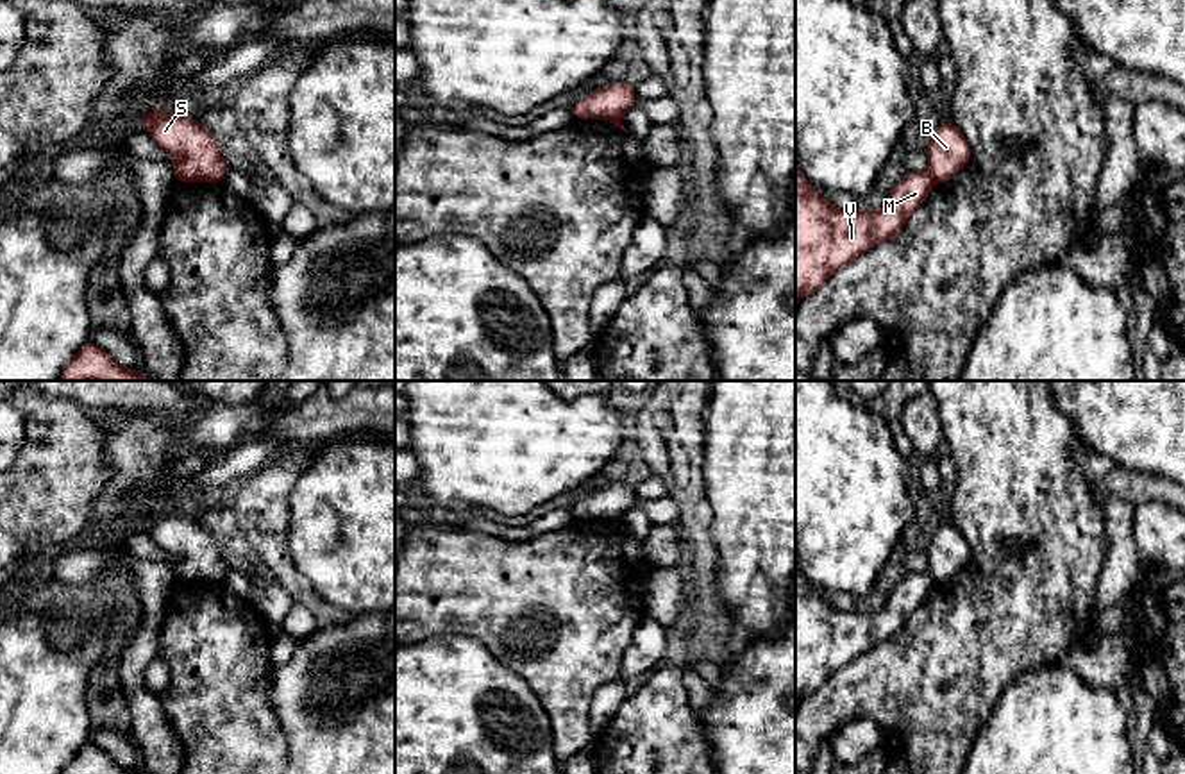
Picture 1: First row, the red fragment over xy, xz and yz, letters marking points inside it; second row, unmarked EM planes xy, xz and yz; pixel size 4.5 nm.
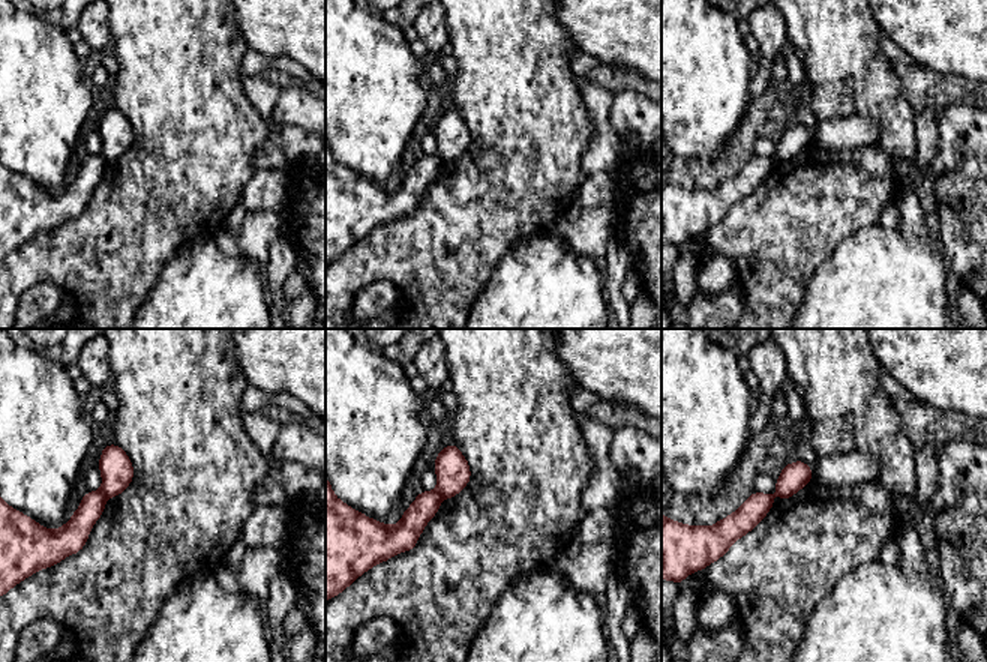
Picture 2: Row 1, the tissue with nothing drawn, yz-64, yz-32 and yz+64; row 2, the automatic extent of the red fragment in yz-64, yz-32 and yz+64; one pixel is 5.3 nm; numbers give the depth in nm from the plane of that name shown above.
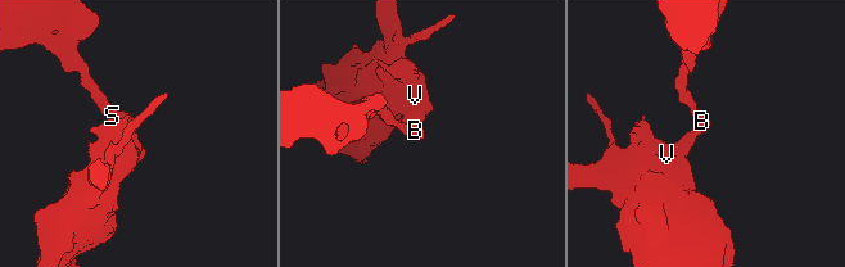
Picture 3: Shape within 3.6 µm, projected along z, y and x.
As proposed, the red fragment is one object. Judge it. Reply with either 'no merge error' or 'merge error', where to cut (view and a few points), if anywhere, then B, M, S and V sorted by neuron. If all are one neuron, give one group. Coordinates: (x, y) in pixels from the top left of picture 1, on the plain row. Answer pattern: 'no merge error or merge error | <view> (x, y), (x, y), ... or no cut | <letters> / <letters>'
merge error | yz (928, 572), (935, 581) | B S / M V

